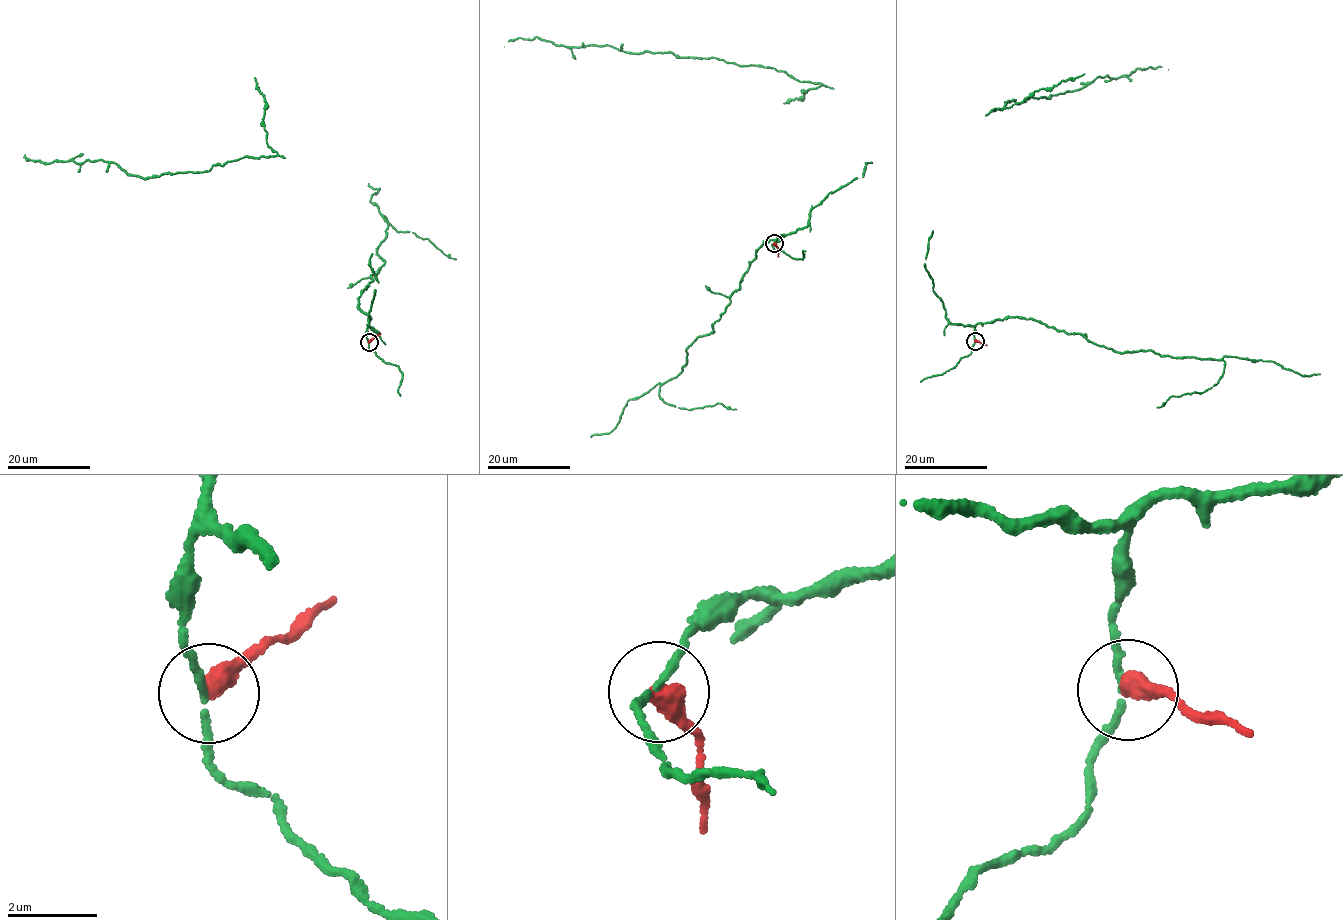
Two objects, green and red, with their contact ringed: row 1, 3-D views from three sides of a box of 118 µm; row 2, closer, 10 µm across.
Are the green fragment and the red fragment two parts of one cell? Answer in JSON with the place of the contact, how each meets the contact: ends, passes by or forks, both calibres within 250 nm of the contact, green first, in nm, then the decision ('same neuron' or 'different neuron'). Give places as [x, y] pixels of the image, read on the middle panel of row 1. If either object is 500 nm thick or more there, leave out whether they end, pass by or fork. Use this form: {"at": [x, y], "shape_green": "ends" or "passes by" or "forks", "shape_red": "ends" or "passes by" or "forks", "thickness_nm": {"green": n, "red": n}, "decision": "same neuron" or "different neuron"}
{"at": [774, 243], "shape_green": "passes by", "shape_red": "ends", "thickness_nm": {"green": 130, "red": 480}, "decision": "different neuron"}

